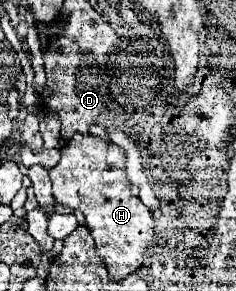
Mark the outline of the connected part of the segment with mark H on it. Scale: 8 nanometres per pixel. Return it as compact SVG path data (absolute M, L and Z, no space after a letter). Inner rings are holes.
M73 134L71 140L67 142L65 148L61 148L61 160L55 168L49 170L49 178L53 182L53 196L59 204L69 206L73 210L81 210L85 214L85 224L95 240L97 254L105 262L109 272L119 272L119 274L129 274L135 272L147 258L147 250L155 244L155 234L157 234L157 222L153 212L147 208L149 202L155 202L155 192L144 189L140 192L140 187L130 181L126 172L126 151L119 146L115 146L109 140L91 136L91 134ZM132 186L139 188L137 196L132 194Z

